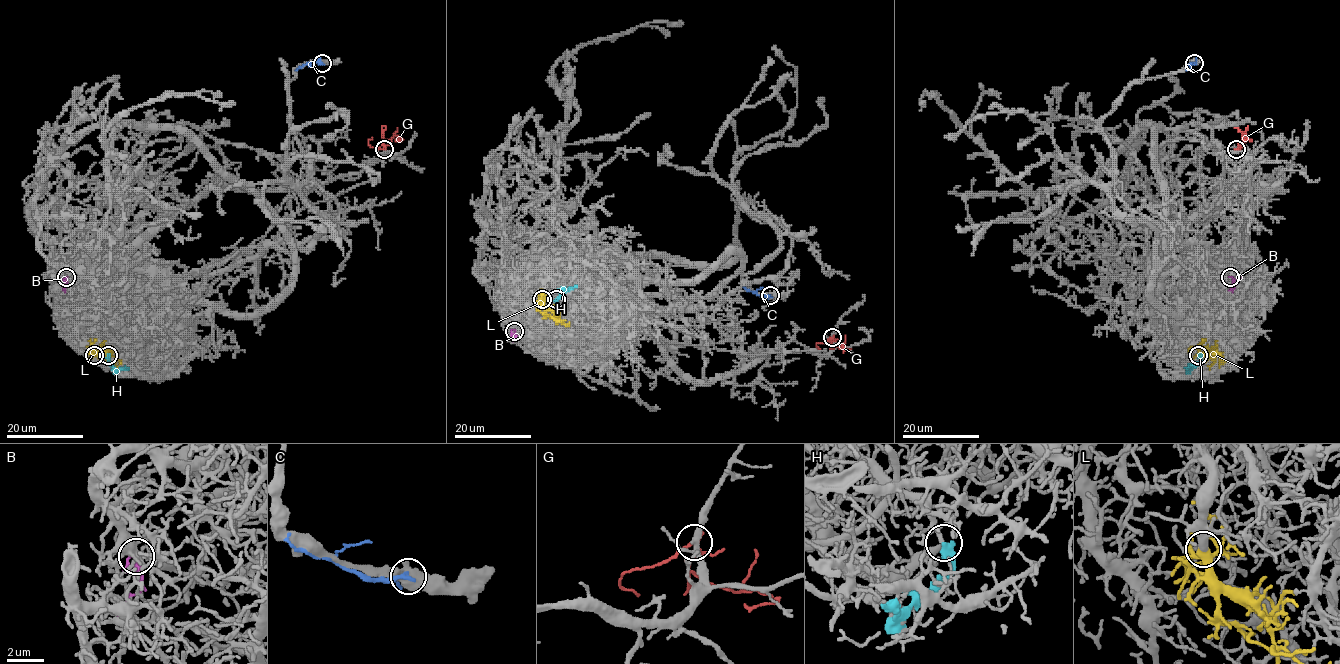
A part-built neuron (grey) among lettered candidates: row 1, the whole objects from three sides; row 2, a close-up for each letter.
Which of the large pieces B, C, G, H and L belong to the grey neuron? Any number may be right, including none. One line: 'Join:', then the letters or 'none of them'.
Join: G, L

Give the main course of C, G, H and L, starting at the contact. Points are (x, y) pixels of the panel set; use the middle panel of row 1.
C: (770, 295), (760, 296), (745, 286)
G: (832, 338), (831, 343), (849, 350), (843, 350)
H: (556, 299), (563, 291), (577, 286)
L: (541, 299), (556, 320), (565, 319)

